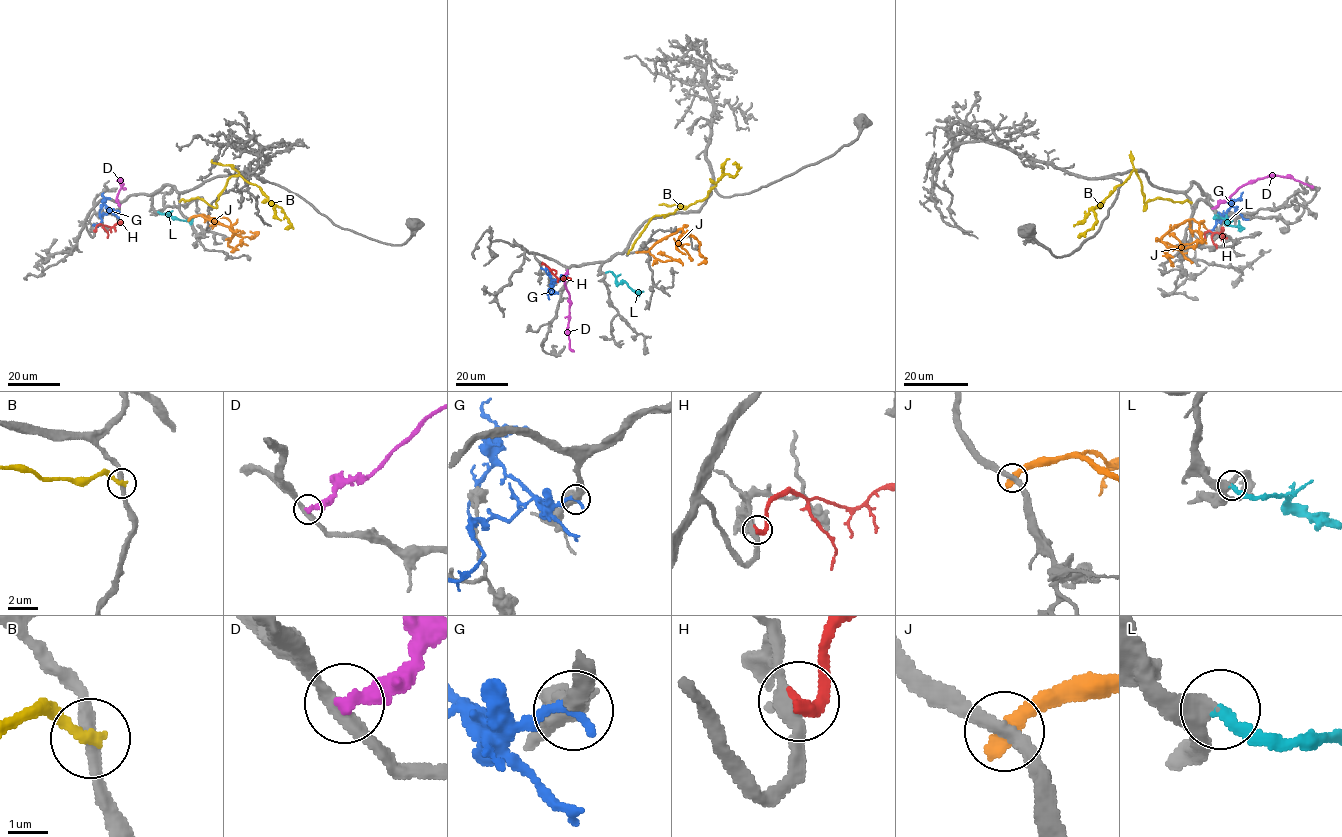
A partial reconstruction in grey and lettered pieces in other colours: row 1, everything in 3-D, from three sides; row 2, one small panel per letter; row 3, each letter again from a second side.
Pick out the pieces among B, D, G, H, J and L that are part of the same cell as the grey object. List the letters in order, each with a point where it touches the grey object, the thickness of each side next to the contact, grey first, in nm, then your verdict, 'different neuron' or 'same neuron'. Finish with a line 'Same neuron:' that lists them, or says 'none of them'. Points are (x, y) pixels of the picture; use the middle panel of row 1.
B: meets grey at (628, 253); 320 nm thick on the grey side, 280 nm on the other; different neuron
D: meets grey at (567, 270); 320 nm thick on the grey side, 320 nm on the other; different neuron
G: meets grey at (566, 277); 340 nm thick on the grey side, 280 nm on the other; different neuron
H: meets grey at (542, 264); 320 nm thick on the grey side, 360 nm on the other; different neuron
J: meets grey at (637, 252); 340 nm thick on the grey side, 460 nm on the other; different neuron
L: meets grey at (606, 272); 280 nm thick on the grey side, 260 nm on the other; same neuron
Same neuron: L

